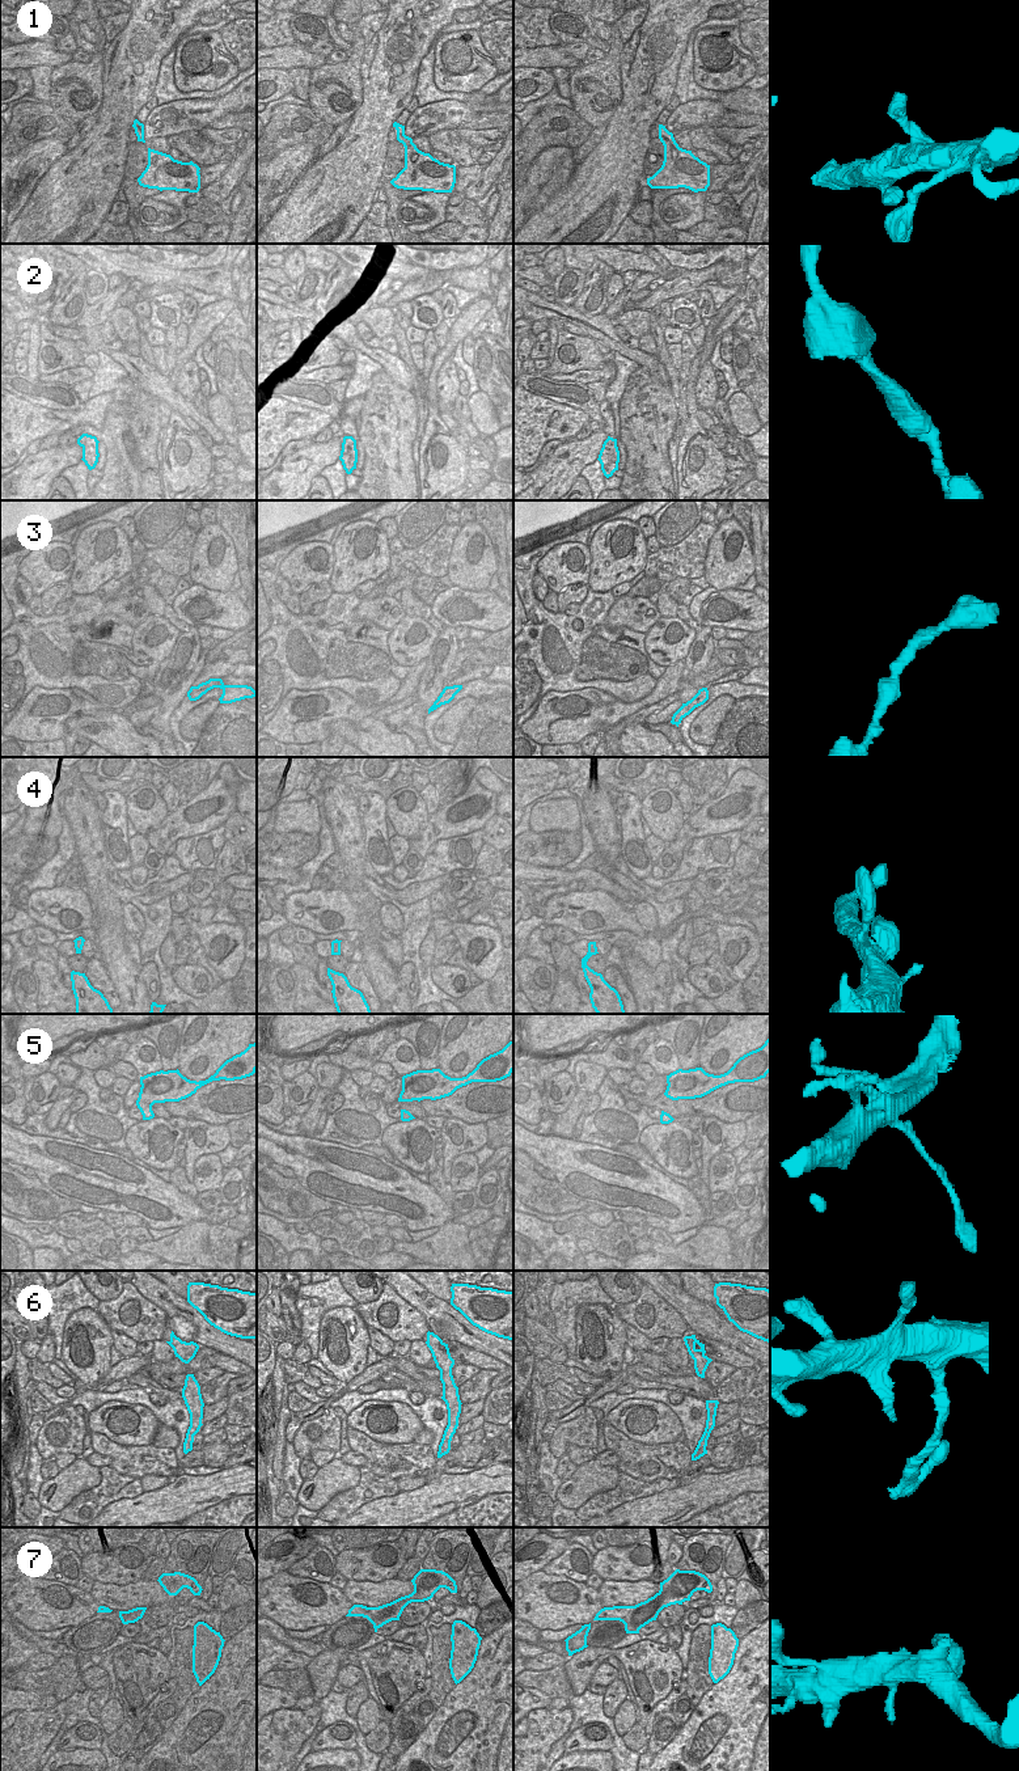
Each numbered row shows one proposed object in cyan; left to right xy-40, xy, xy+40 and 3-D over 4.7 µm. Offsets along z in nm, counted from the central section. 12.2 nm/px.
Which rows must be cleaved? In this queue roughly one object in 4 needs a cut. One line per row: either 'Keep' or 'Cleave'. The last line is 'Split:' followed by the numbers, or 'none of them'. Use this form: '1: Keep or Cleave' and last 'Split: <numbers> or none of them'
1: Keep
2: Keep
3: Keep
4: Keep
5: Keep
6: Cleave
7: Keep
Split: 6

